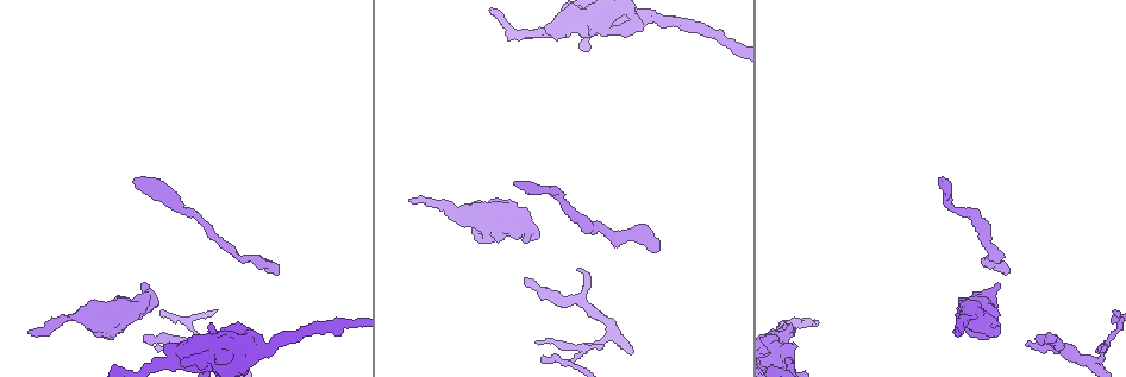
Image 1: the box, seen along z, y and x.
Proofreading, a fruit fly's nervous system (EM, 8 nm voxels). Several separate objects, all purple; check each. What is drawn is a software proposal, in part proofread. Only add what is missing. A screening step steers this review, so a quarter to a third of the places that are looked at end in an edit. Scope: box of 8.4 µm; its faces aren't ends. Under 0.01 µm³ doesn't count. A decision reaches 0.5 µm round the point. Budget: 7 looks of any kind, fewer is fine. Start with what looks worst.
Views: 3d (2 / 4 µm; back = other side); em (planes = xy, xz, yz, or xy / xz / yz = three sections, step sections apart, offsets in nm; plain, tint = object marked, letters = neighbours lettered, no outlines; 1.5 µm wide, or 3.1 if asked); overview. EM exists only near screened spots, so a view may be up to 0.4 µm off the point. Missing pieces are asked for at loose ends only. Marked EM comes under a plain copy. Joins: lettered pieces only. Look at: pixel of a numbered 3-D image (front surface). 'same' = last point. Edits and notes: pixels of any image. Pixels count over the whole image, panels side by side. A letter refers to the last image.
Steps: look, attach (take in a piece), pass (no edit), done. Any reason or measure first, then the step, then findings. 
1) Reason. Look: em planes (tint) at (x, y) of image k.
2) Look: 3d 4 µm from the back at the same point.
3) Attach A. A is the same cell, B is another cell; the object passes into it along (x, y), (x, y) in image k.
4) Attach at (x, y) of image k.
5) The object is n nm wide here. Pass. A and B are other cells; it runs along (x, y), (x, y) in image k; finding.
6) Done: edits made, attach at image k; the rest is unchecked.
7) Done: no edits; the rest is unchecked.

An open end. Look: em yz step 4 (tint) at (144, 337) of image 1.

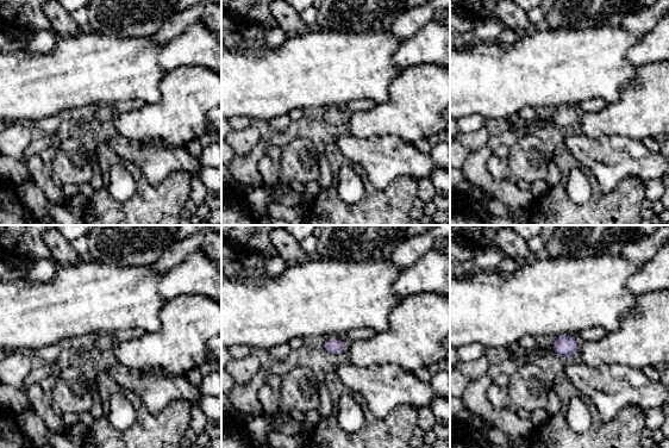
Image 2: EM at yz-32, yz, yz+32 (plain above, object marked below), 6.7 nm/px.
Another direction. Look: em xy step 8 (letters) at the same point.

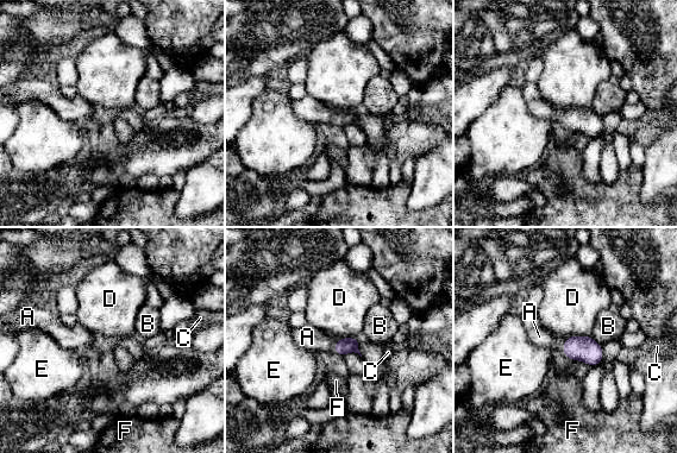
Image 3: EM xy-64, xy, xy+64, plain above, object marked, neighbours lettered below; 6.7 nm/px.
Attach A. A is the same cell, B, C, D, E and F are other cells; the cell continues.

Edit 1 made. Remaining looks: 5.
Look: overview.

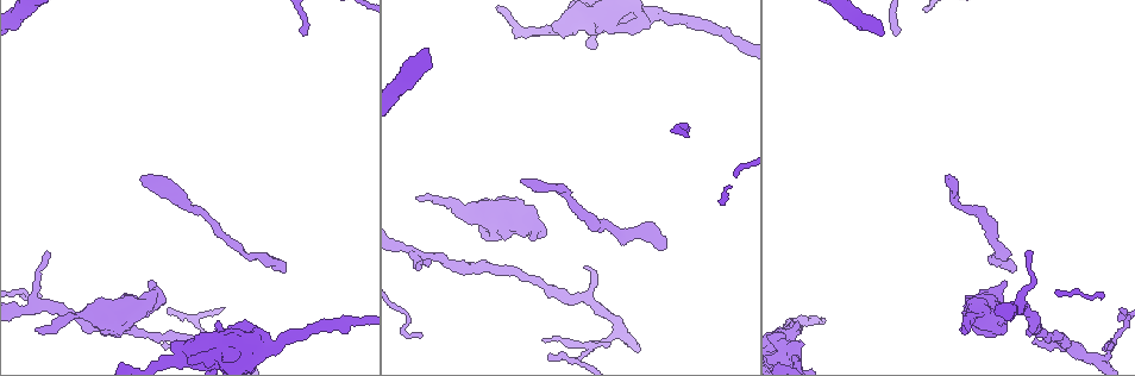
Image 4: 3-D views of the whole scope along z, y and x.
An open end. Look: em yz step 4 (letters) at (285, 269) of image 4.

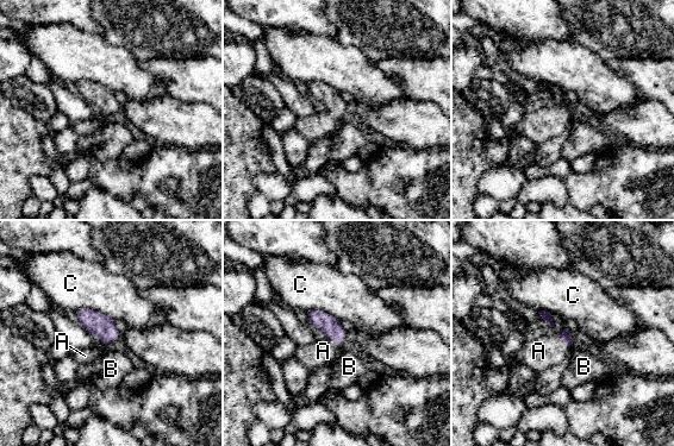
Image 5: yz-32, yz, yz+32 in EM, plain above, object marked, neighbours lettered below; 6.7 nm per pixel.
Cut it another way. Look: em planes (letters) at the same point.

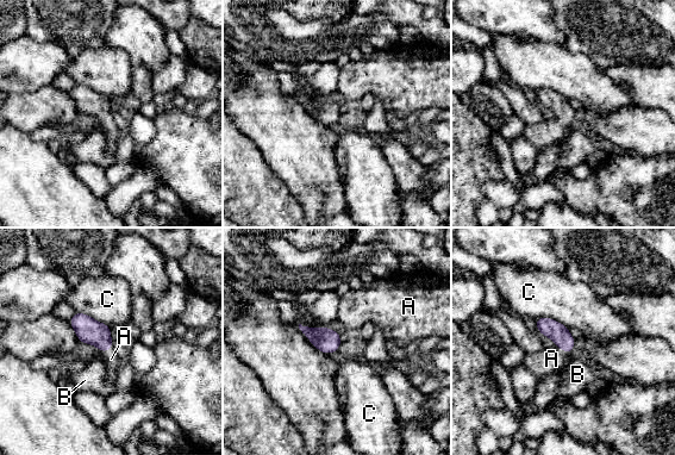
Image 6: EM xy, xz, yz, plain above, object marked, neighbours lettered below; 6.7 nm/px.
Attach A. A is the same cell, B and C are other cells; it goes on there.

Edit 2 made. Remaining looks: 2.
Done: edits made, attach at image 3, attach at image 6; the rest is unchecked.

